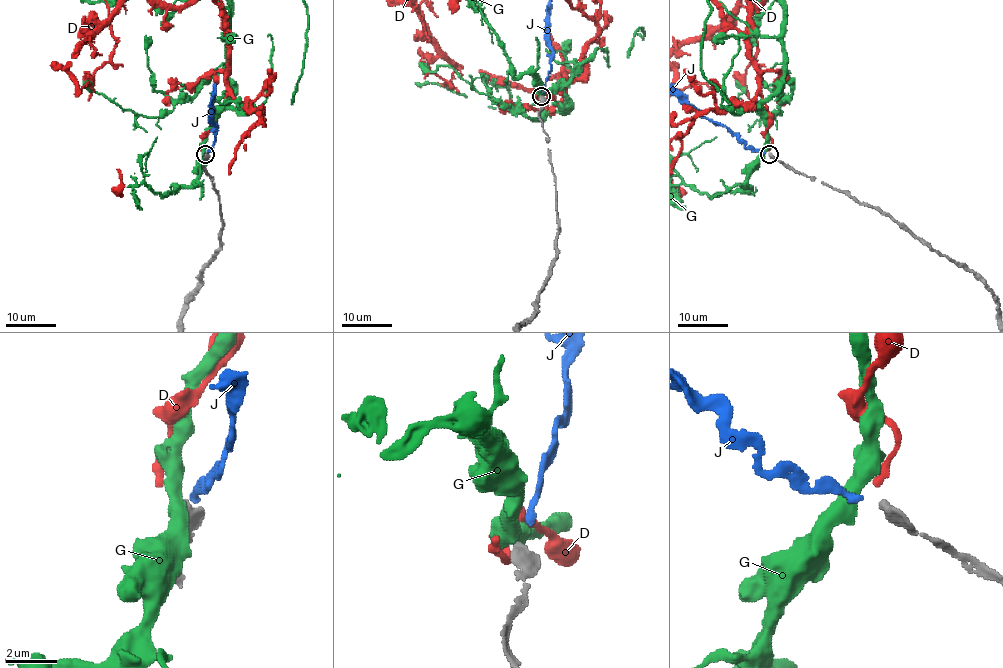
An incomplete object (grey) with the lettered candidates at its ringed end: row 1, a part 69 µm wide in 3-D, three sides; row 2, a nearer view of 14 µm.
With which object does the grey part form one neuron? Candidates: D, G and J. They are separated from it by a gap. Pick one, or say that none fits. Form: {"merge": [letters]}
{"merge": ["J"]}

